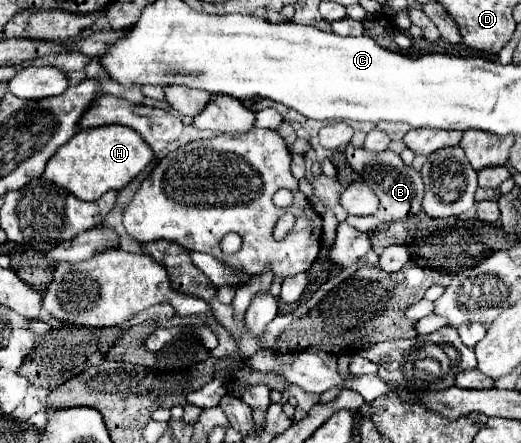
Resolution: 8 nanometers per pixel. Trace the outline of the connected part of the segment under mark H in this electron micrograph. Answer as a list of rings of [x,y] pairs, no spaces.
[[[126,126],[90,128],[90,132],[76,132],[58,152],[48,160],[44,178],[66,188],[80,200],[98,200],[108,190],[122,190],[130,184],[150,162],[154,152],[148,142]]]

